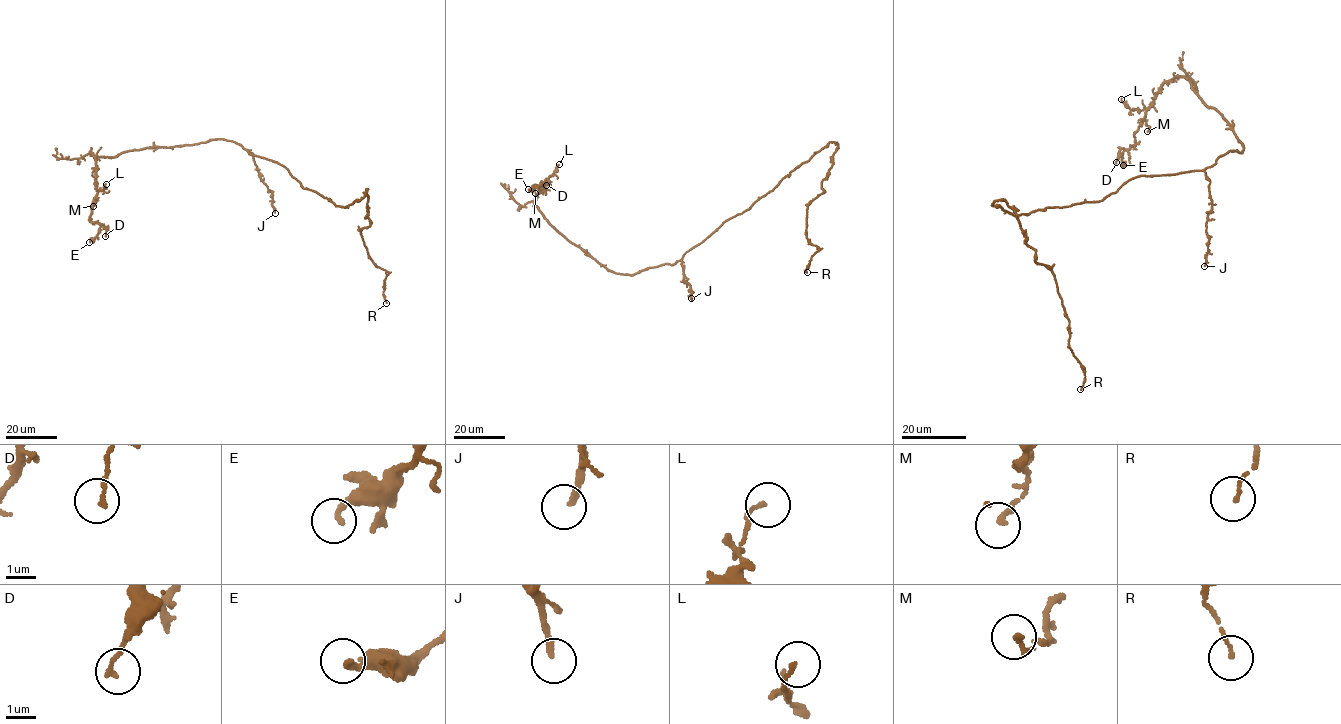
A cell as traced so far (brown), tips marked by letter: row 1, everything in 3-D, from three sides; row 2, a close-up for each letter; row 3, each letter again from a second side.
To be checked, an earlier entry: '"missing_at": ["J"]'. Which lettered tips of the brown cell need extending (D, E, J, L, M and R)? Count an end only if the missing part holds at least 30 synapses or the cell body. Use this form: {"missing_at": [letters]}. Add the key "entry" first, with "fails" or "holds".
{"entry": "holds", "missing_at": ["J"]}

